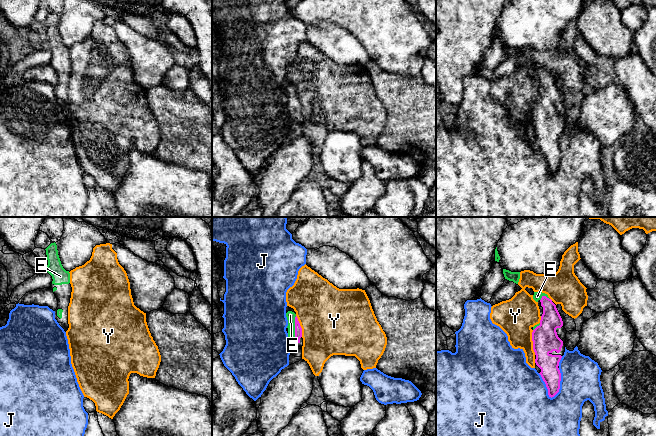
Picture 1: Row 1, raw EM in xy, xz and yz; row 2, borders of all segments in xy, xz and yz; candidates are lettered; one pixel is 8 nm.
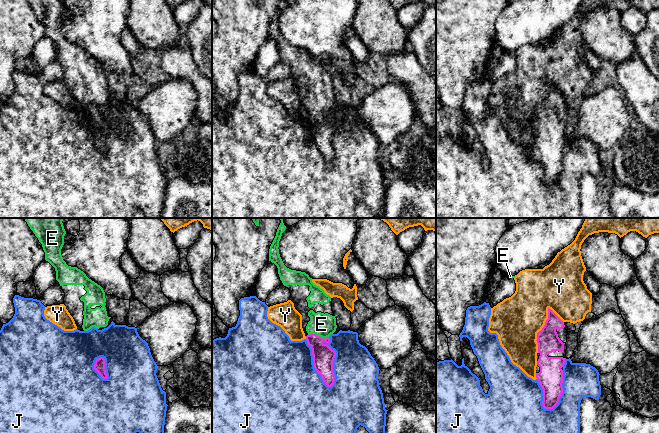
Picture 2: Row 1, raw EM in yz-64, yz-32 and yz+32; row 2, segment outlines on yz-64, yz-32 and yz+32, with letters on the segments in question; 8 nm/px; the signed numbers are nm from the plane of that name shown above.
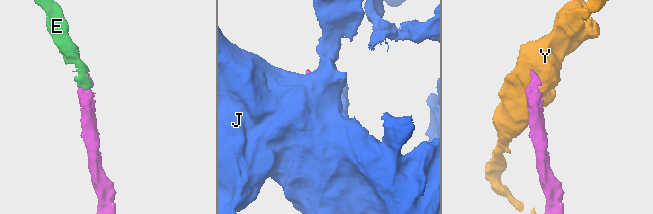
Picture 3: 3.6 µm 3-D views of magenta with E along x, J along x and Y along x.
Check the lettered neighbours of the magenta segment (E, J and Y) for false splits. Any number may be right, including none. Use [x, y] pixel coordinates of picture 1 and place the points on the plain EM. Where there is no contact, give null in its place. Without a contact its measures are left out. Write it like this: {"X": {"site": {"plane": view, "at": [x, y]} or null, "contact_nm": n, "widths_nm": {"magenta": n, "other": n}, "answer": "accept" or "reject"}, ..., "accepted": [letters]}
{"E": {"site": {"plane": "xz", "at": [295, 105]}, "contact_nm": 200, "widths_nm": {"magenta": 60, "other": 70}, "answer": "accept"}, "J": {"site": {"plane": "yz", "at": [546, 162]}, "contact_nm": 260, "widths_nm": {"magenta": 160, "other": 500}, "answer": "reject"}, "Y": {"site": {"plane": "yz", "at": [533, 118]}, "contact_nm": 200, "widths_nm": {"magenta": 200, "other": 300}, "answer": "reject"}, "accepted": ["E"]}

